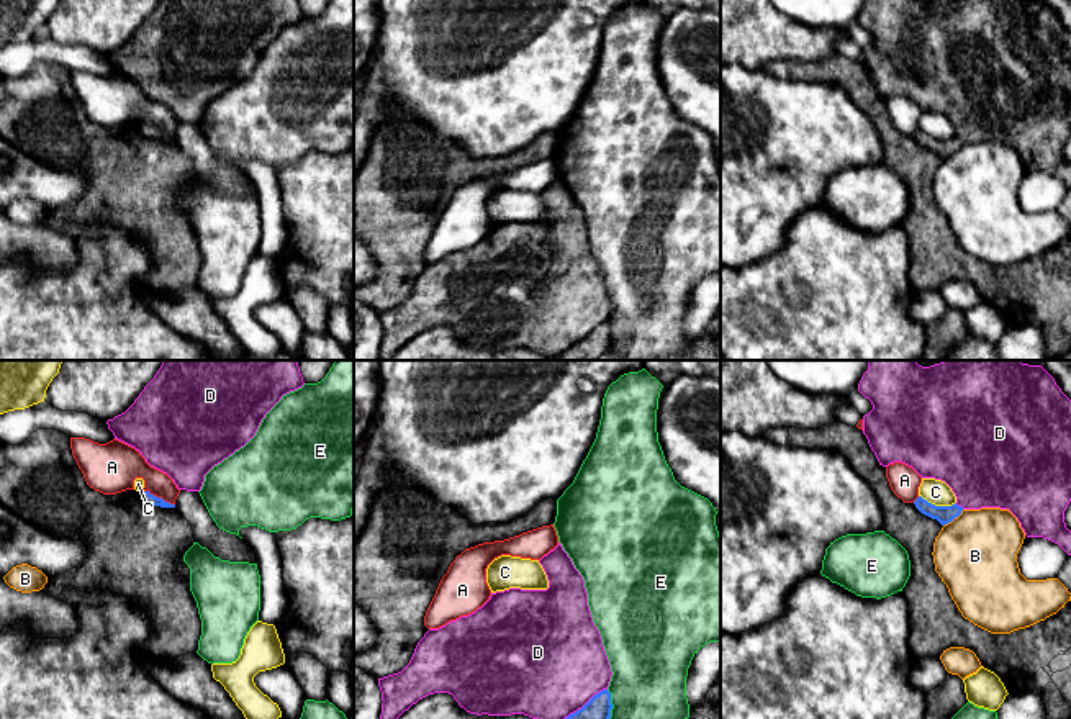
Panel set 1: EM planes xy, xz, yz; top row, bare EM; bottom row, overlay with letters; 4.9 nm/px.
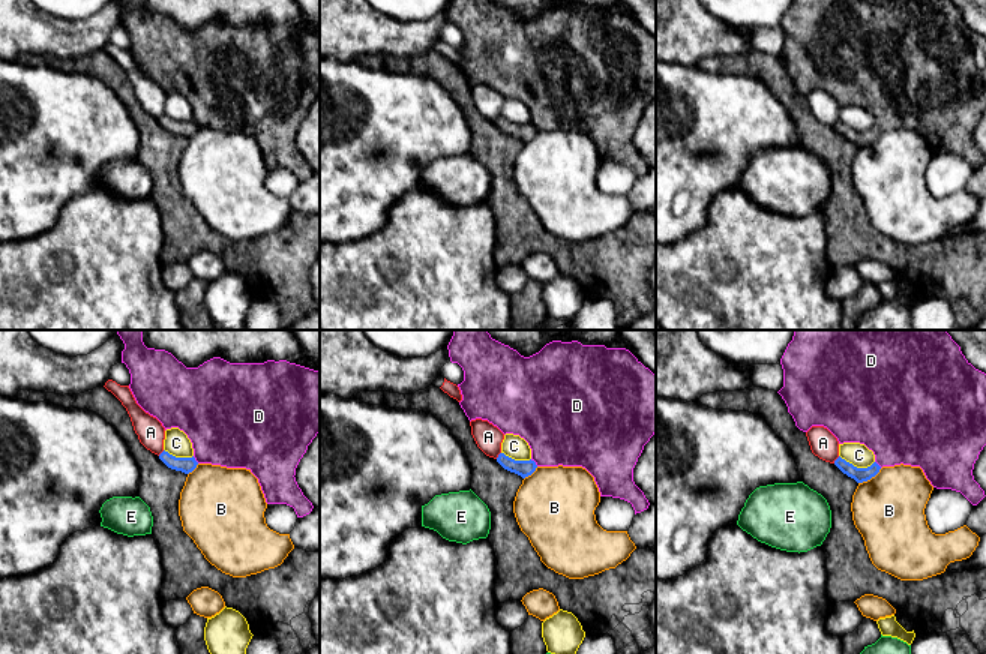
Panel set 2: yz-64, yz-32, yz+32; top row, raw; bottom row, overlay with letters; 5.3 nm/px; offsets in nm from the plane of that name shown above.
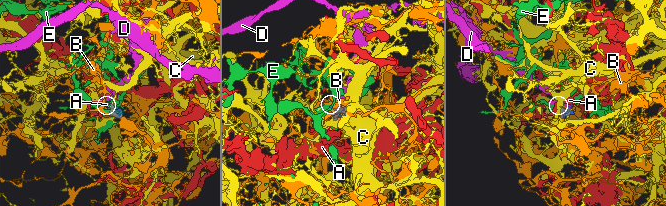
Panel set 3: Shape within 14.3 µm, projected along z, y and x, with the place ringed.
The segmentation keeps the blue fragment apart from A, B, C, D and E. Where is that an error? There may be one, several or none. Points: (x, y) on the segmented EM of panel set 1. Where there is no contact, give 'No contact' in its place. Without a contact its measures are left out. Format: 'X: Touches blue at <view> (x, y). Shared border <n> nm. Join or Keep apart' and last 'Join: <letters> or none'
A: Touches blue at xy (156, 497). Shared border 180 nm. Keep apart
B: Touches blue at yz (953, 518). Shared border 130 nm. Keep apart
C: Touches blue at yz (937, 506). Shared border 190 nm. Keep apart
D: Touches blue at xz (587, 703). Shared border 260 nm. Keep apart
E: Touches blue at xz (611, 705). Shared border 140 nm. Keep apart
Join: none

